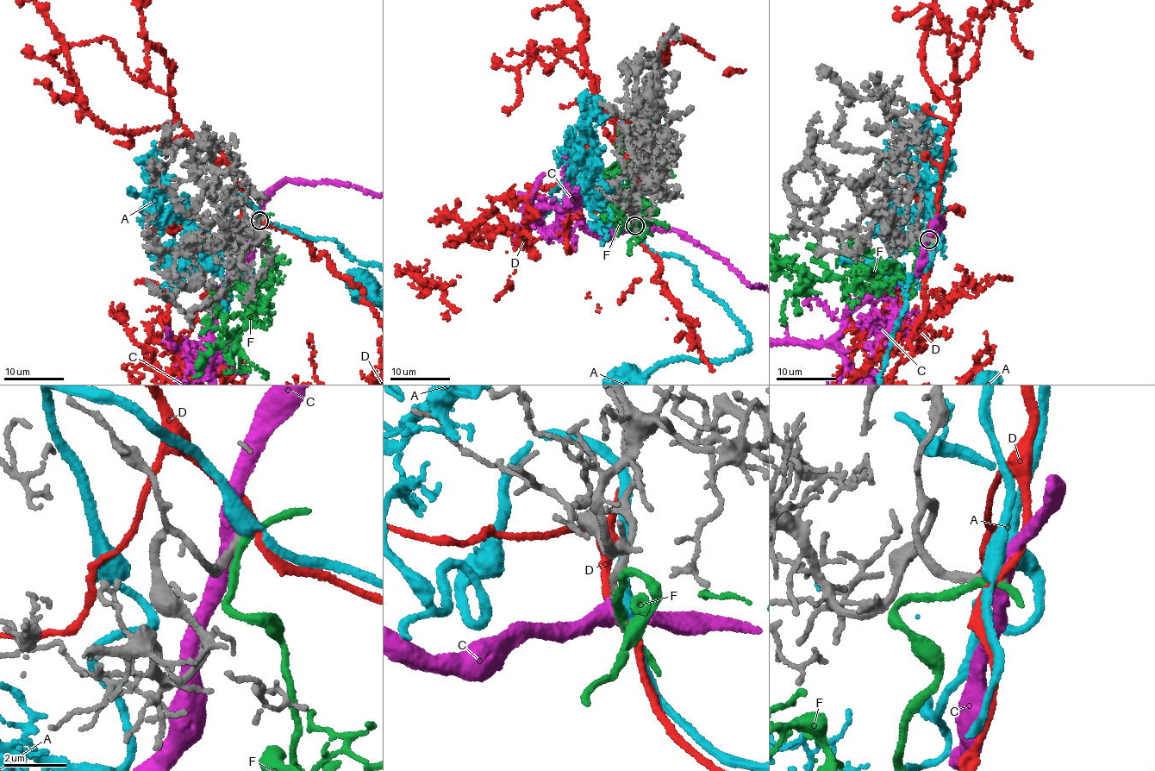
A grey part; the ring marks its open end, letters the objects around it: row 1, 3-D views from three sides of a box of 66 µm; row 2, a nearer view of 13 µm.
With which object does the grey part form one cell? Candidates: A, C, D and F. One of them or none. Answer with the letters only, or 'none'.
F

